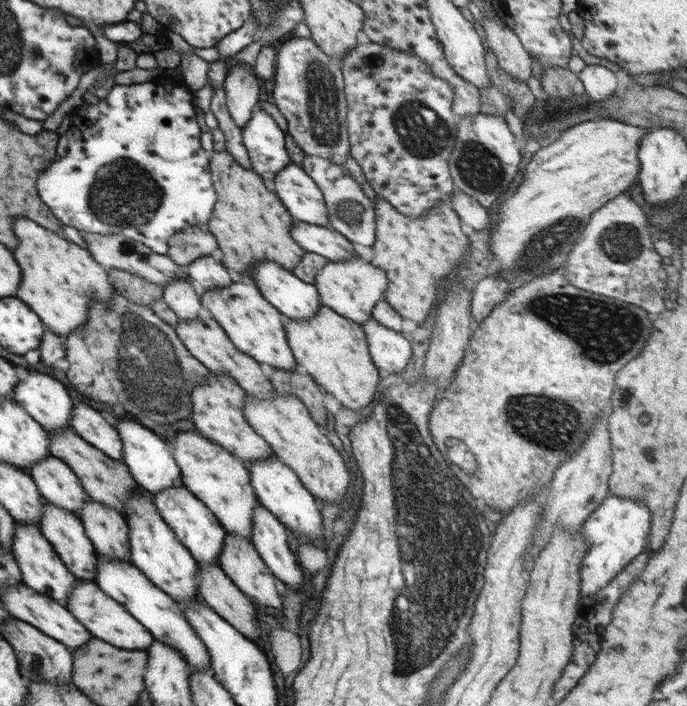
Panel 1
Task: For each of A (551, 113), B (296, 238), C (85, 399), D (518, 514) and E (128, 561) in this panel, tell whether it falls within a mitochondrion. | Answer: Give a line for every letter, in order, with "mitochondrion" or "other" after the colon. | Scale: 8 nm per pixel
A: mitochondrion
B: other
C: other
D: other
E: other

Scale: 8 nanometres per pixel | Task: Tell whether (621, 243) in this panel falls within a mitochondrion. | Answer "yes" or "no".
yes

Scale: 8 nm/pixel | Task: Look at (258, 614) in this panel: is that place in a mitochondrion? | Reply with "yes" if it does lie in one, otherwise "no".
no

